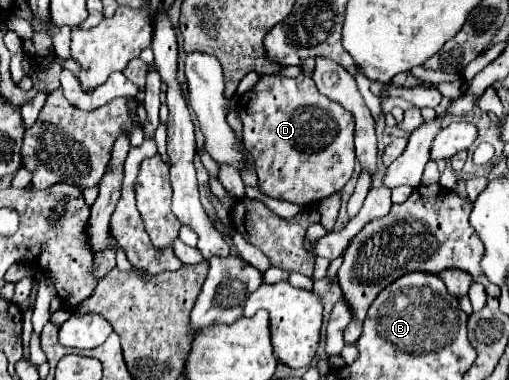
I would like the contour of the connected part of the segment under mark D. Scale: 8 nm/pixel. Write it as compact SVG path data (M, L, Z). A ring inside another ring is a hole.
M262 75L258 83L238 99L238 115L244 123L244 145L252 153L258 173L260 191L274 199L292 201L298 205L316 203L340 191L354 173L354 117L348 109L324 97L312 77L282 77Z

